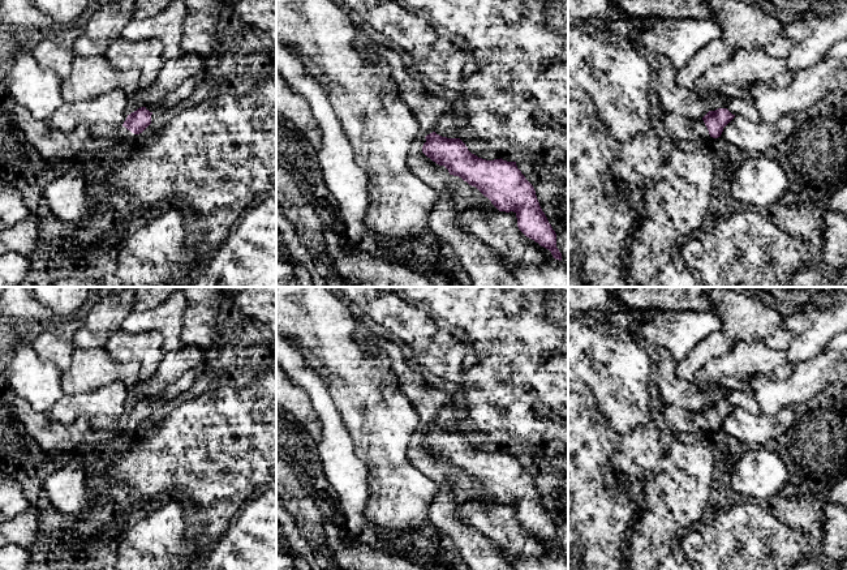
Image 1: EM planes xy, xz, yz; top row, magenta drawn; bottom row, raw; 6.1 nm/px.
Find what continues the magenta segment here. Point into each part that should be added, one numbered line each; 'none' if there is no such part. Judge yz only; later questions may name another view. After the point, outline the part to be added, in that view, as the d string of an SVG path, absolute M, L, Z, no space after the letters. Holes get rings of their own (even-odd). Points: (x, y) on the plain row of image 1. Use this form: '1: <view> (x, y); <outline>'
1: yz (686, 424); M665 406L662 415L671 434L683 440L706 437L710 430L709 423L702 411L688 411Z

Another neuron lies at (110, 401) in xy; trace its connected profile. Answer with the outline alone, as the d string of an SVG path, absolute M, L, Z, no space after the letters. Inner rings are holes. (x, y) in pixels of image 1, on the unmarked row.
M115 381L95 391L64 394L46 413L61 425L70 425L86 415L121 419L128 410L128 390L124 382Z

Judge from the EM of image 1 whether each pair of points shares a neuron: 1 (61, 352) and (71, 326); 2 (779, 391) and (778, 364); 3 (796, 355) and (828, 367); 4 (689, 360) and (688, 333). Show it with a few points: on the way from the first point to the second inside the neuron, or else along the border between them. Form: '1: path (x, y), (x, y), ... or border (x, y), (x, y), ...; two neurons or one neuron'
1: path (61, 346), (61, 335), (64, 333); one neuron
2: border (795, 365), (783, 378), (748, 378); two neurons
3: border (820, 354), (795, 365); two neurons
4: border (712, 331), (701, 338), (678, 361); two neurons

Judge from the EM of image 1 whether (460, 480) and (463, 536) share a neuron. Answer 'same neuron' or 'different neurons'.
same neuron

